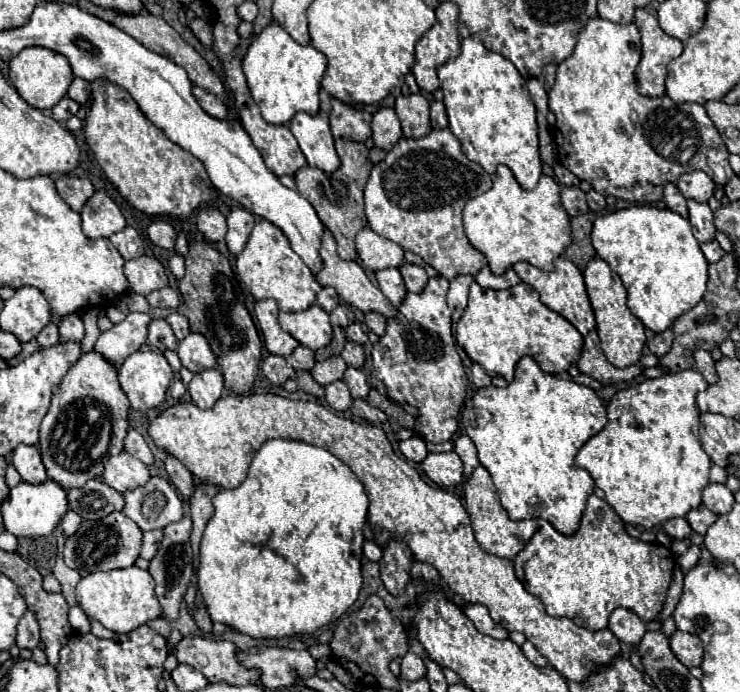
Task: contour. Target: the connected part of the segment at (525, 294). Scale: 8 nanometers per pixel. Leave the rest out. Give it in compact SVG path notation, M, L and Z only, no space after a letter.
M473 283L469 291L469 305L455 329L457 345L479 363L487 375L505 377L513 381L515 365L521 357L531 355L545 373L565 373L579 361L583 349L583 335L559 313L547 309L535 289L527 283L519 283L511 289L493 291Z

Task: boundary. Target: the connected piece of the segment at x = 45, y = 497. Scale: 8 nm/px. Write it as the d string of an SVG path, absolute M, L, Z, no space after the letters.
M51 479L41 485L19 483L17 487L11 489L1 511L3 511L5 529L15 537L43 537L43 535L49 535L63 519L63 515L69 511L67 493Z

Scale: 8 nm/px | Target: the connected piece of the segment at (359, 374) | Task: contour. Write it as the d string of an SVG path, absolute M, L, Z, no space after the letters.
M349 367L349 369L345 371L343 381L347 383L347 387L349 387L349 391L351 391L351 395L353 395L355 399L367 399L367 393L369 393L371 387L369 387L369 381L367 381L363 369Z

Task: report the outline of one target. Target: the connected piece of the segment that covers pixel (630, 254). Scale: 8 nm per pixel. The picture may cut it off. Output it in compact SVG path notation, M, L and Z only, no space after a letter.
M633 205L597 217L591 239L597 255L621 277L627 289L627 307L653 333L663 333L679 315L703 299L709 263L693 237L691 223L679 213Z

